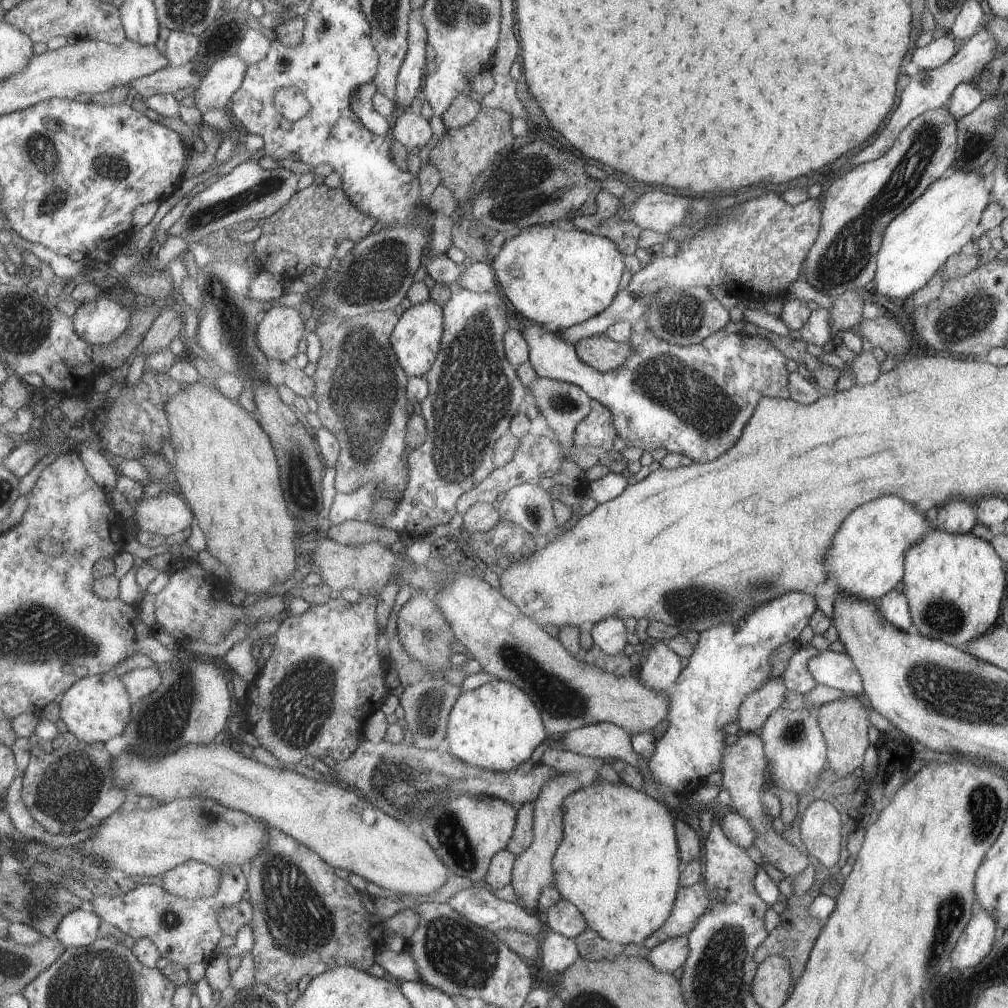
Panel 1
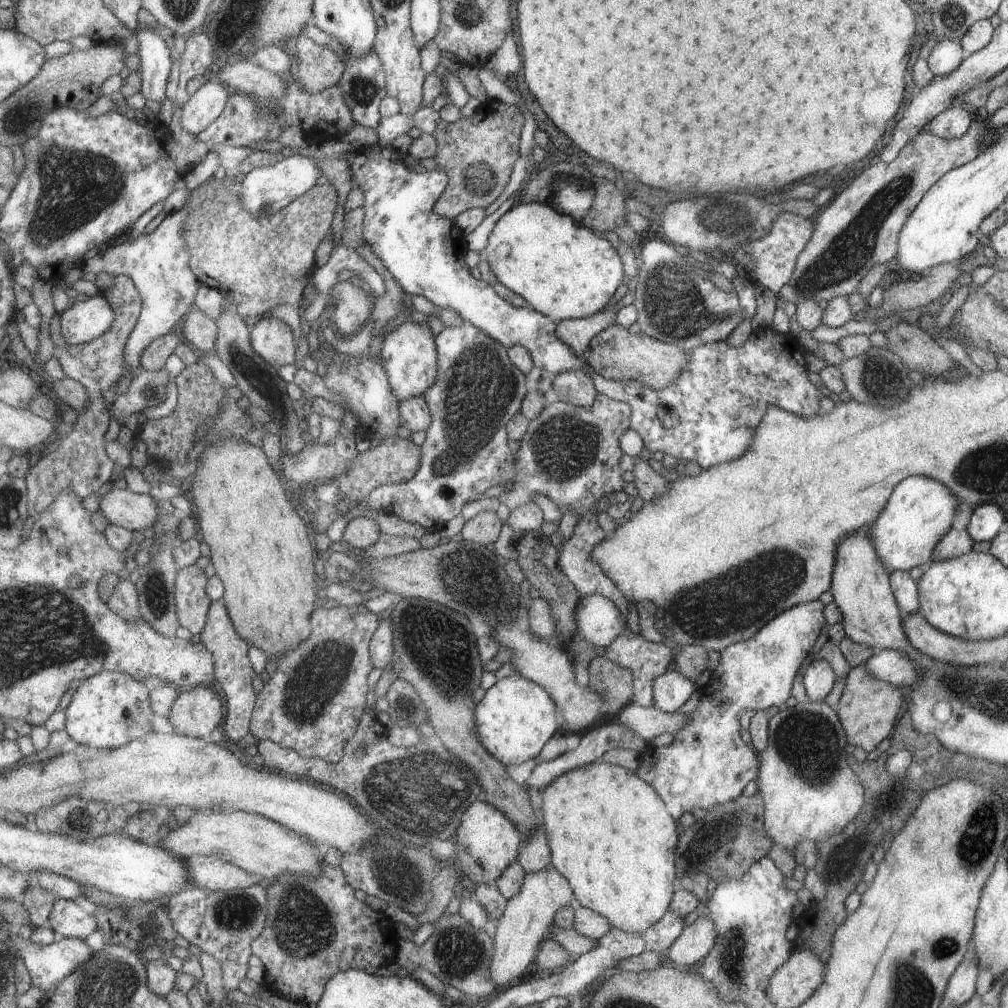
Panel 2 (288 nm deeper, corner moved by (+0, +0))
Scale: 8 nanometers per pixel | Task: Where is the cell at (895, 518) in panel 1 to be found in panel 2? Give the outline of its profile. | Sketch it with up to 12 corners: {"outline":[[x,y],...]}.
{"outline":[[913,476],[867,530],[901,618],[919,612],[909,570],[935,558],[959,500]]}

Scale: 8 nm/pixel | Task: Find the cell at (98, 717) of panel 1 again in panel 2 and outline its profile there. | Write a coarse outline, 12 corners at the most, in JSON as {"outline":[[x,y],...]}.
{"outline":[[135,676],[85,680],[65,712],[79,746],[115,750],[151,734]]}

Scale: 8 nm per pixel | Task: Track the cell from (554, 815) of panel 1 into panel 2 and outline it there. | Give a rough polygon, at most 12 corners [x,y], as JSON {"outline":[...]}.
{"outline":[[555,866],[527,874],[495,932],[493,978],[507,990],[575,906]]}

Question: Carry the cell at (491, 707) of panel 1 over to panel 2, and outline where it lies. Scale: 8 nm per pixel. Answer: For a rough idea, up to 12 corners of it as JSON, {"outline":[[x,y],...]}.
{"outline":[[519,674],[475,706],[481,744],[503,766],[561,734],[549,690]]}

